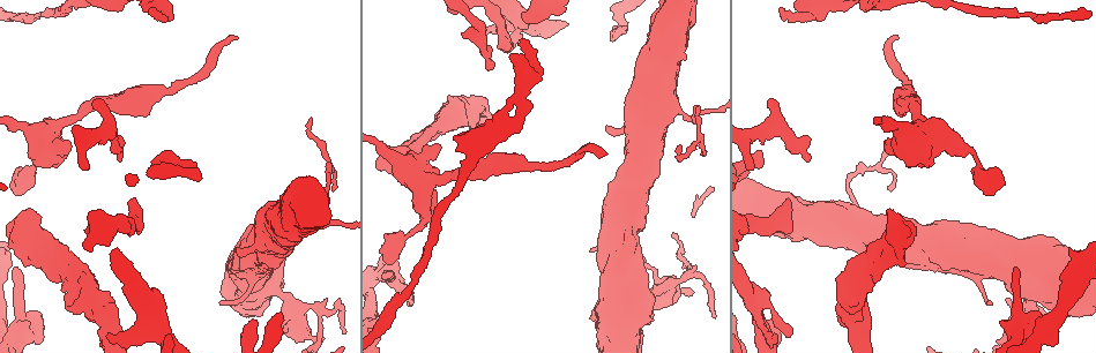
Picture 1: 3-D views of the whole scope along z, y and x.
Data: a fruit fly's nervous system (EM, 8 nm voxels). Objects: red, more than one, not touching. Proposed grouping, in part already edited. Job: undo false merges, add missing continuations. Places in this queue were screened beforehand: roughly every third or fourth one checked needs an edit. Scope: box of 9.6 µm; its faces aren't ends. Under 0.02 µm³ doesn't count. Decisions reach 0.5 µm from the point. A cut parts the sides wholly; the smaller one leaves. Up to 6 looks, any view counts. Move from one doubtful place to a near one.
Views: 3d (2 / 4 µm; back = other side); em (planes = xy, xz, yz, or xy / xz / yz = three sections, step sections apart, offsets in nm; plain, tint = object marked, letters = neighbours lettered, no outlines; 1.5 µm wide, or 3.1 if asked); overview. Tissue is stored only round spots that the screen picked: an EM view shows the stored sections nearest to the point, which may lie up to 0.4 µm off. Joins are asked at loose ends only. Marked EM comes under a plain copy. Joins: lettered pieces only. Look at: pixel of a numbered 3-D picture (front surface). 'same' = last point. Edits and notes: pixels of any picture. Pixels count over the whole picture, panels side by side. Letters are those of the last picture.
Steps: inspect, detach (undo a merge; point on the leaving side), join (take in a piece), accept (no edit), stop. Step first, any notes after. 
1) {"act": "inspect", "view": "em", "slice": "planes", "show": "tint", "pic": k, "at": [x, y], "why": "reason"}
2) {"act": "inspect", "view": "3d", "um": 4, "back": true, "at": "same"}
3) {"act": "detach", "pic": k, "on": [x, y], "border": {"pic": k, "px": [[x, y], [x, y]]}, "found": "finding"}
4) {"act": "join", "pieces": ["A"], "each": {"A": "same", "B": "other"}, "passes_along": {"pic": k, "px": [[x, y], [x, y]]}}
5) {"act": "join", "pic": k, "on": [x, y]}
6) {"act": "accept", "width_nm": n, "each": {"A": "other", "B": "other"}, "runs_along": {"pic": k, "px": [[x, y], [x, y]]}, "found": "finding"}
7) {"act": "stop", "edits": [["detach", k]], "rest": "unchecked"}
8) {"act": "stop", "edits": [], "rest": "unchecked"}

{"act": "inspect", "view": "3d", "um": 2, "pic": 1, "at": [245, 339], "why": "thick turns thin"}

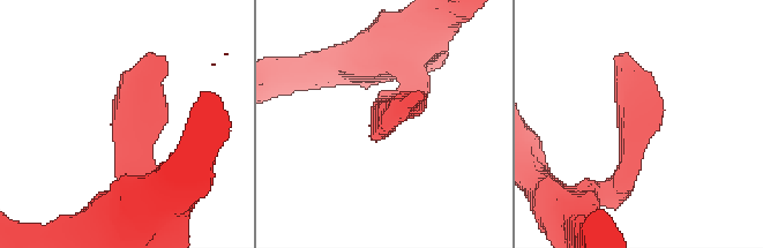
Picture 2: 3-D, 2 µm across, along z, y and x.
{"act": "inspect", "view": "em", "slice": "xy", "step": 8, "show": "tint", "pic": 2, "at": [127, 124], "why": "now the EM"}

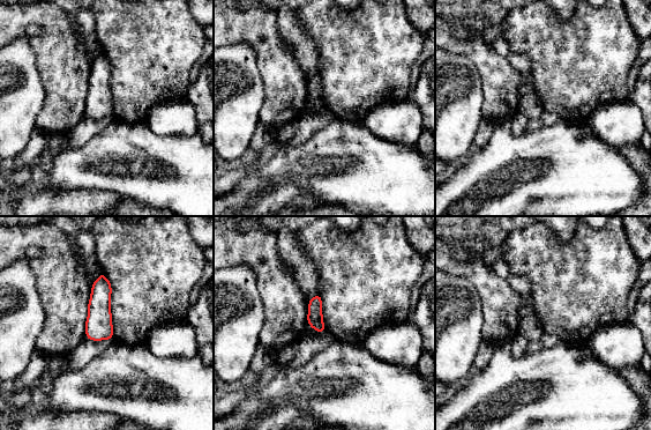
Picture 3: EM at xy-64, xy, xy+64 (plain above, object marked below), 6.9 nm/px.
{"act": "inspect", "view": "em", "slice": "yz", "step": 8, "show": "letters", "at": "same", "why": "cut it another way"}

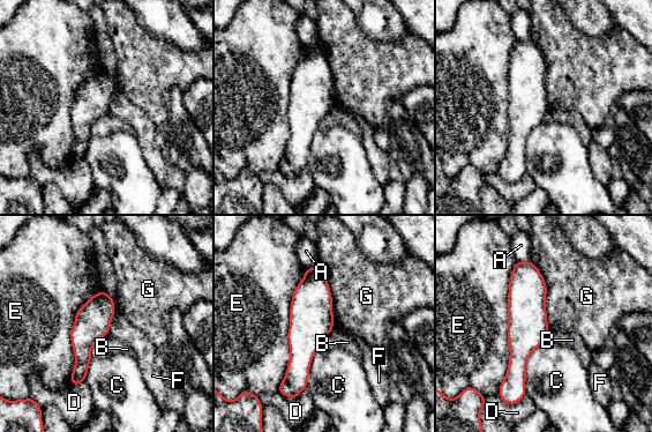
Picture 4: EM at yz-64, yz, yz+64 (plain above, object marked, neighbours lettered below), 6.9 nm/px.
{"act": "accept", "width_nm": 260, "each": {"A": "other", "B": "other", "C": "other", "D": "other", "E": "other", "F": "other", "G": "other"}, "runs_along": {"pic": 4, "px": [[530, 265], [521, 394]]}, "found": "all the same neuron"}

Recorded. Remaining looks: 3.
{"act": "inspect", "view": "3d", "um": 4, "pic": 1, "at": [110, 333], "why": "branch stops here"}

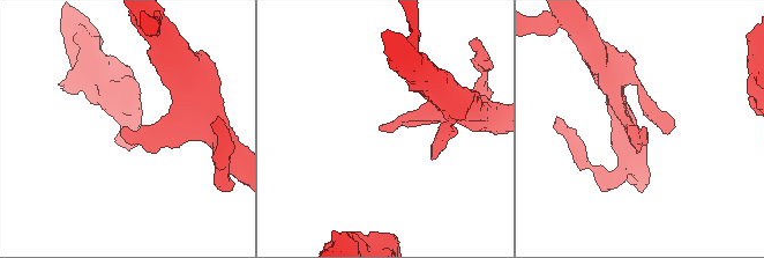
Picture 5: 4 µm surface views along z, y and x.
{"act": "inspect", "view": "em", "slice": "planes", "show": "tint", "pic": 5, "at": [122, 129]}

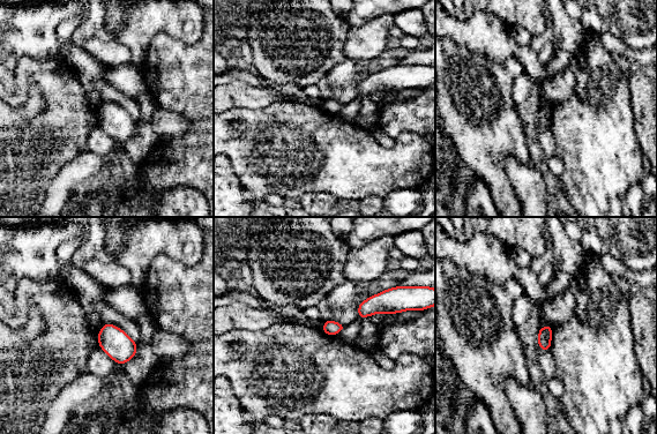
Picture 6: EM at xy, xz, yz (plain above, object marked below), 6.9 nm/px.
{"act": "inspect", "view": "em", "slice": "planes", "show": "letters", "at": "same"}

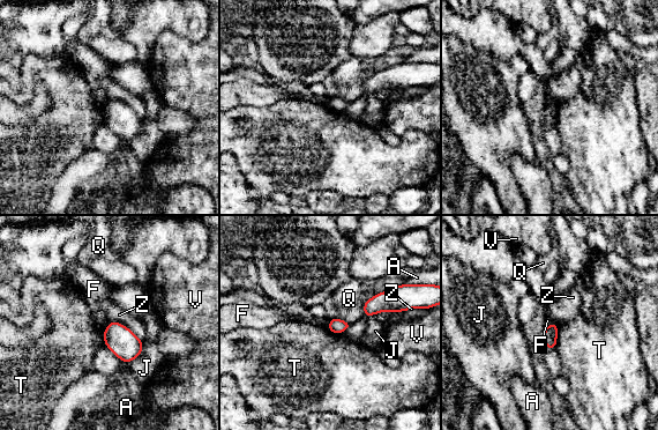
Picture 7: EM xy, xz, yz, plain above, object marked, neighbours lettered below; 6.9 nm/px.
{"act": "accept", "each": {"A": "other", "F": "other", "J": "other", "Q": "other", "T": "other", "V": "other", "Z": "other"}, "border": {"pic": 7, "px": [[109, 321], [103, 332]]}, "found": "none of them fits"}

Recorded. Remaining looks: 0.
{"act": "stop", "edits": [], "rest": "unchecked"}

